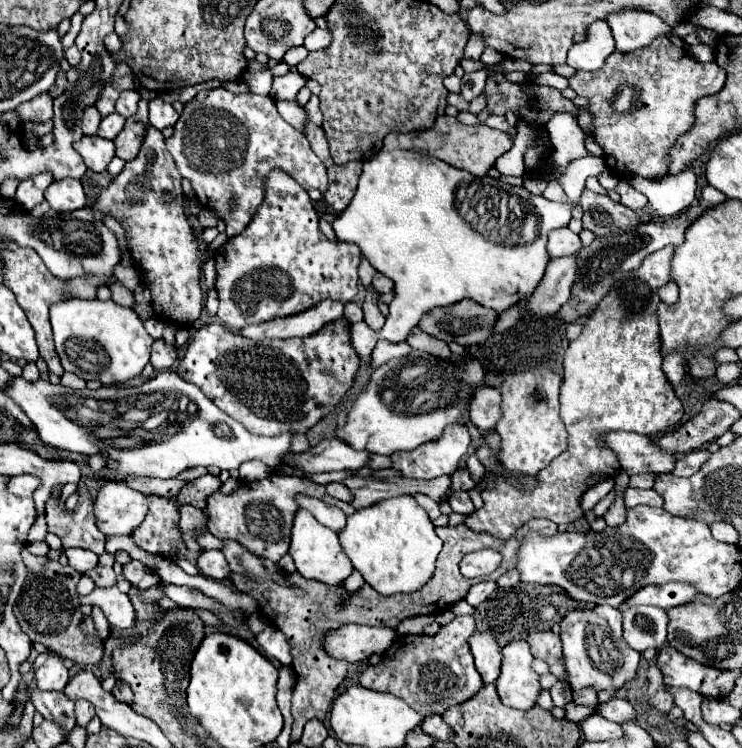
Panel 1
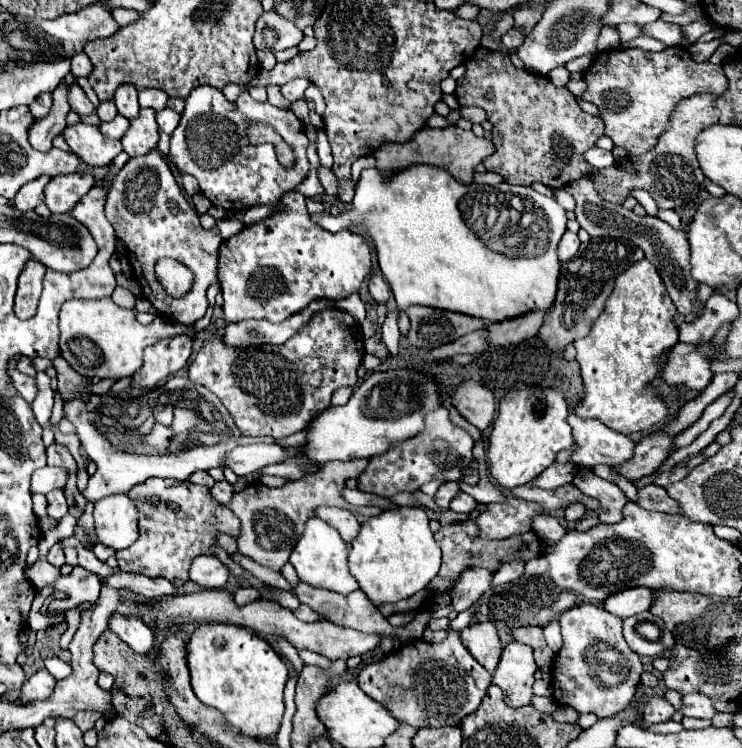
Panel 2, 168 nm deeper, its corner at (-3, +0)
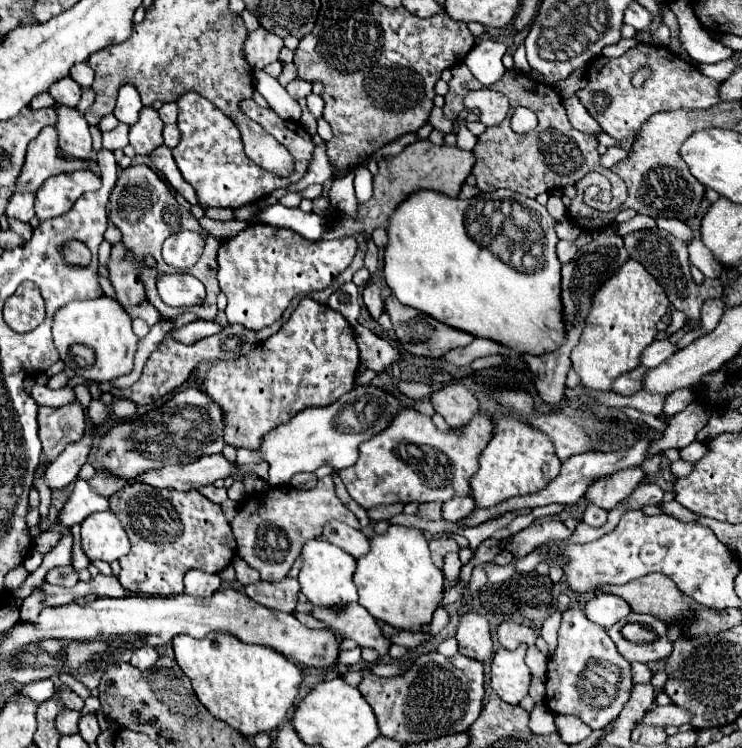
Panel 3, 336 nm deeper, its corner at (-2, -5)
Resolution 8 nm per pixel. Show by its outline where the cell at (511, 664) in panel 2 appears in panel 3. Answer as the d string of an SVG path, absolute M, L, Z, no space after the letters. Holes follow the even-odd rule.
M525 644L513 652L499 648L491 662L491 688L511 706L517 706L529 694L531 670L525 664L525 652Z

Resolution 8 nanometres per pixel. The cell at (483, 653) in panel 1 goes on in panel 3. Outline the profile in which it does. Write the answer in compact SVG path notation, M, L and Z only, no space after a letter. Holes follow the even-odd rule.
M465 614L459 622L455 638L459 642L459 654L479 662L491 662L495 654L491 628L481 614Z

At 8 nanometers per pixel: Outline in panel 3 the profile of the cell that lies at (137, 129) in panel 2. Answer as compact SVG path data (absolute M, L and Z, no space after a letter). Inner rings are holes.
M143 108L139 112L139 120L131 126L129 132L129 144L135 148L135 154L147 156L155 148L159 148L163 144L161 130L163 130L163 122L159 114L153 108Z

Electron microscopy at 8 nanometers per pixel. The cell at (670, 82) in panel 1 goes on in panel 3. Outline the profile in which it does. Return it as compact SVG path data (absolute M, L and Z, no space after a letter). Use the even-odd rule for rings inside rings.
M637 44L621 58L595 58L589 66L589 82L577 92L577 96L605 134L615 140L635 140L635 134L639 134L641 126L657 112L679 108L711 108L719 104L719 88L721 82L707 78L693 64L679 58L673 50L655 44ZM641 68L649 68L651 76L643 82L643 86L635 88L631 84L631 76Z

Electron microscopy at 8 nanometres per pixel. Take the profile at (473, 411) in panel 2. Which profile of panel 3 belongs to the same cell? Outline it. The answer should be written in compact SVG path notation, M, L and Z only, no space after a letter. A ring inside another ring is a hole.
M463 382L447 384L445 388L433 392L431 404L453 430L465 428L473 420L473 416L481 412L479 400Z

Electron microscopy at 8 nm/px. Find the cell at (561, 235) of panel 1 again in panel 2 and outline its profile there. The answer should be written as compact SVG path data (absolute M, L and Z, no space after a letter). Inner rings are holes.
M566 231L564 237L562 237L562 241L560 241L560 245L558 245L558 255L560 255L560 259L562 259L562 261L568 261L570 257L574 257L574 253L578 251L578 247L580 247L578 235Z

